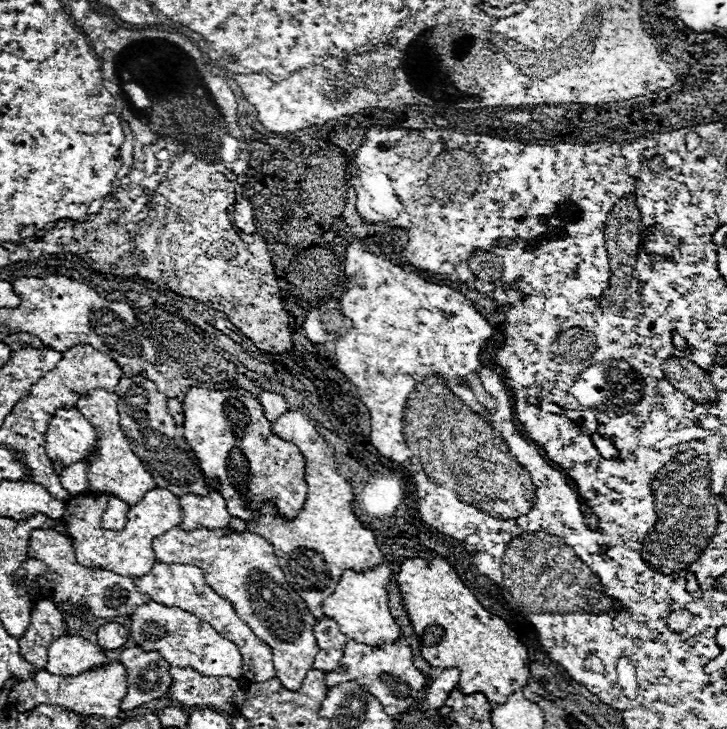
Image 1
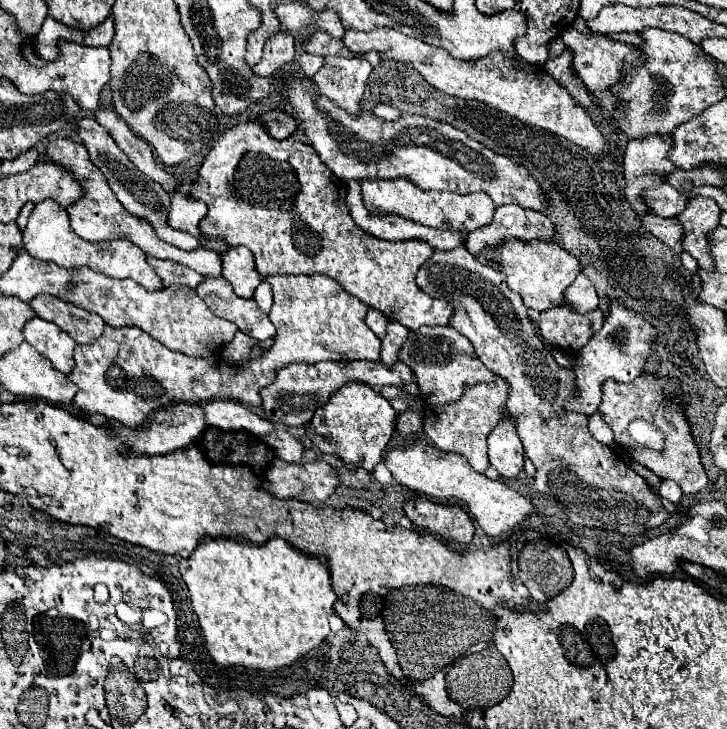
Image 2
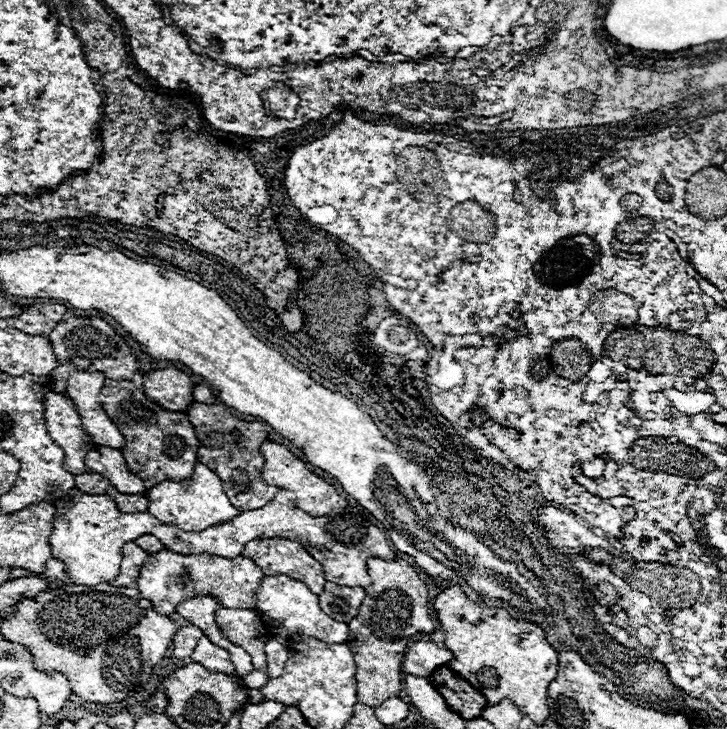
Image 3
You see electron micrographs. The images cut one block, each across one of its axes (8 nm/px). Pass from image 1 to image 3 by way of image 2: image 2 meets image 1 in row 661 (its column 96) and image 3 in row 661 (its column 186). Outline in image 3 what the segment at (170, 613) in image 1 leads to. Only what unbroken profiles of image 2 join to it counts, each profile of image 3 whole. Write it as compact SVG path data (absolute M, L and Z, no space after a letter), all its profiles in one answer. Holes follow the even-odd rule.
M224 608L216 616L220 618L220 626L228 630L228 636L232 638L232 642L248 650L254 670L264 670L266 668L264 644L268 642L270 634L262 624L258 612L244 610L244 608Z

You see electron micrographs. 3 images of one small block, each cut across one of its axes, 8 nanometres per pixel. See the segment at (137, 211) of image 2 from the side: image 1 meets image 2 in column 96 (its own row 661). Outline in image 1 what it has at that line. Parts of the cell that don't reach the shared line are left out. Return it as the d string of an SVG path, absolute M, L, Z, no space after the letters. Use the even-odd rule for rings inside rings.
M140 646L122 650L120 662L128 670L128 694L122 702L124 710L134 710L144 702L164 698L172 686L170 664L154 650Z

